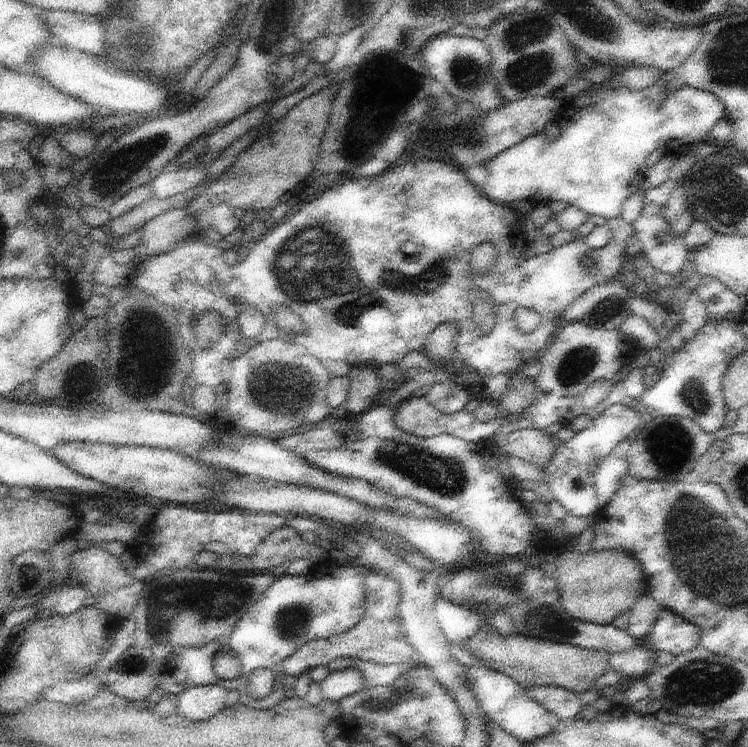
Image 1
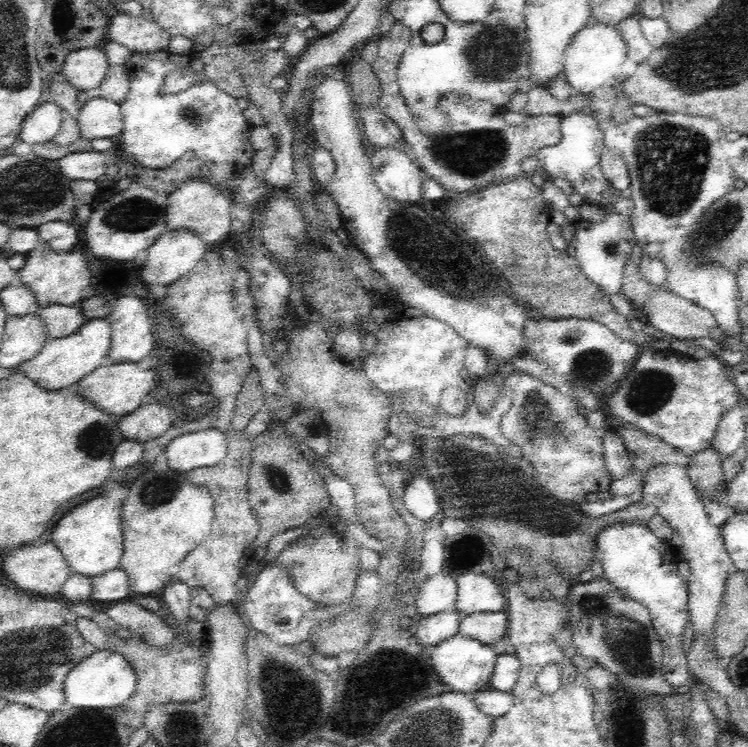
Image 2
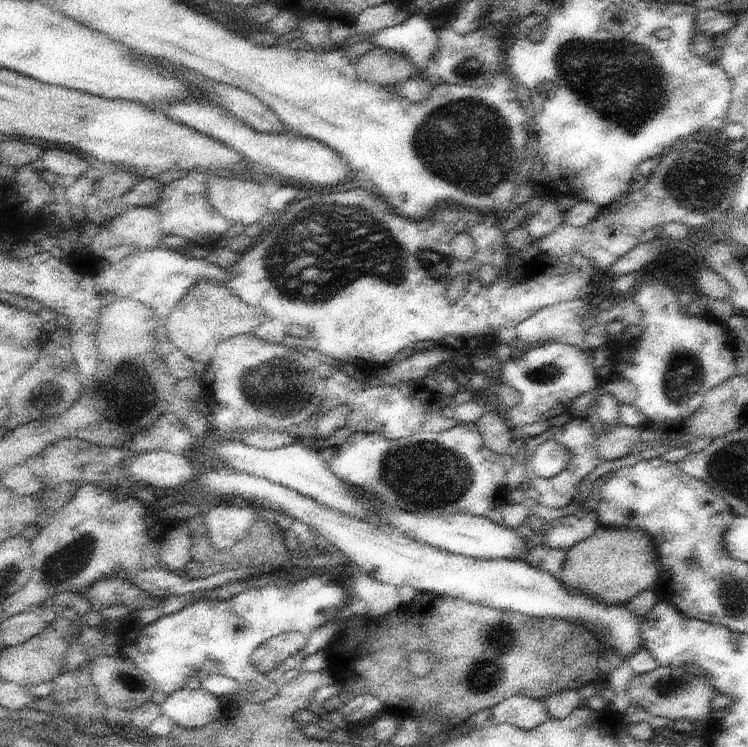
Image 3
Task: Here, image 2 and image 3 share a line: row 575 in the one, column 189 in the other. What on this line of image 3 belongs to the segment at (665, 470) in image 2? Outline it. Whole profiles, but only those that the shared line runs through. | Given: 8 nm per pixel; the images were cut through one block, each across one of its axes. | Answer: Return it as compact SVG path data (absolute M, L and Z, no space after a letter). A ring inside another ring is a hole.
M208 690L175 691L160 704L161 712L169 717L174 725L184 729L200 729L219 720L223 711L223 698L211 694Z

